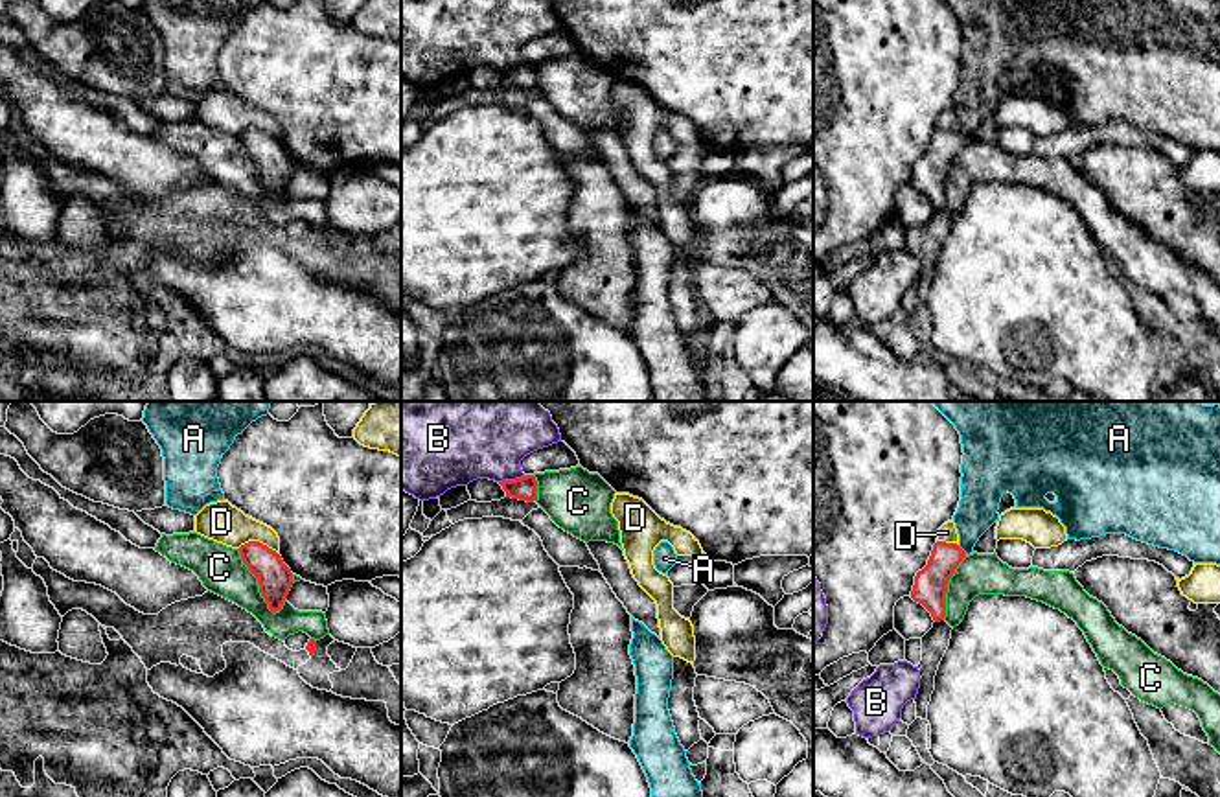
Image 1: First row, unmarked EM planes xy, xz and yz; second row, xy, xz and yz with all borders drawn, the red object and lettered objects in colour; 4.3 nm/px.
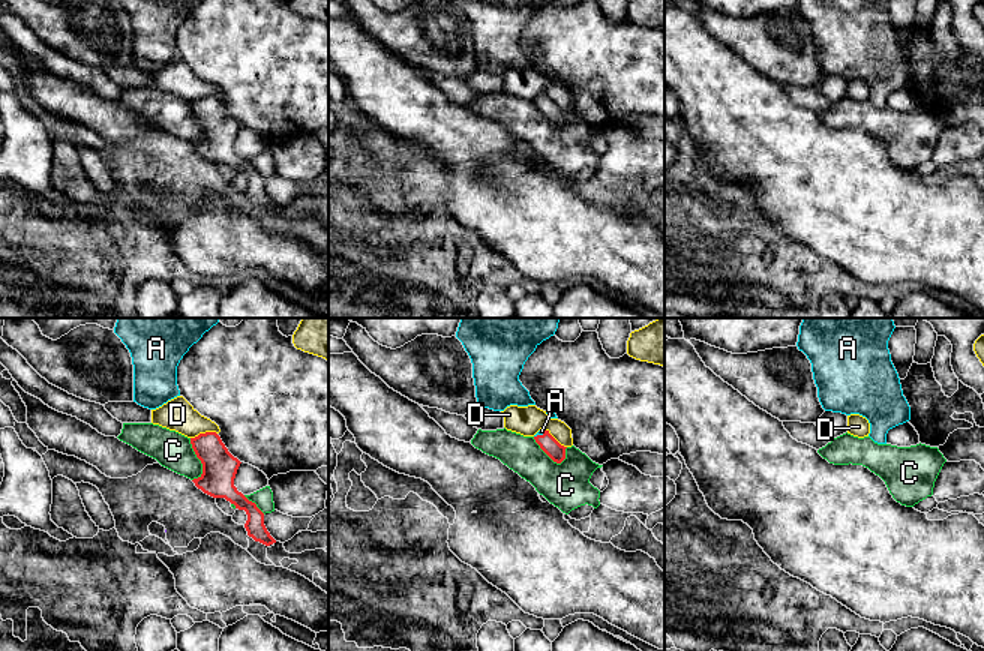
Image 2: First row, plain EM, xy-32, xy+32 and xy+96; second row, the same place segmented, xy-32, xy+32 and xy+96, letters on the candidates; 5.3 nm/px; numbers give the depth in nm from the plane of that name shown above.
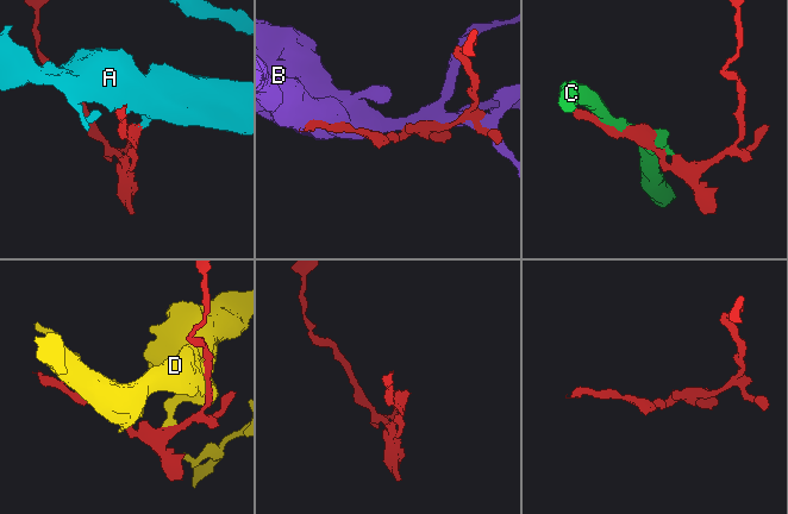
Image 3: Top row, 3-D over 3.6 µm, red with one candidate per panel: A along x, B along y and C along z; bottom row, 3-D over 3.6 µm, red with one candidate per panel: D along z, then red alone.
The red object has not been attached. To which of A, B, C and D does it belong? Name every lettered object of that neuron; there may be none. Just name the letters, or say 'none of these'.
A

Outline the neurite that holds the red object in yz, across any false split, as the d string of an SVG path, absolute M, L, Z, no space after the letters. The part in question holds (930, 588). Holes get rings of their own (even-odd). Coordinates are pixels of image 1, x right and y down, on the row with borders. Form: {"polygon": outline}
{"polygon": "M931 401L959 431L962 444L961 464L961 501L953 515L959 534L957 543L937 541L927 565L916 572L911 598L922 604L935 622L946 617L946 593L950 578L959 563L973 552L979 537L999 521L999 502L1008 491L1016 499L1016 508L1043 508L1060 519L1067 539L1091 539L1106 534L1126 534L1137 541L1176 550L1194 563L1220 565L1220 405L1202 405L1198 401Z"}

